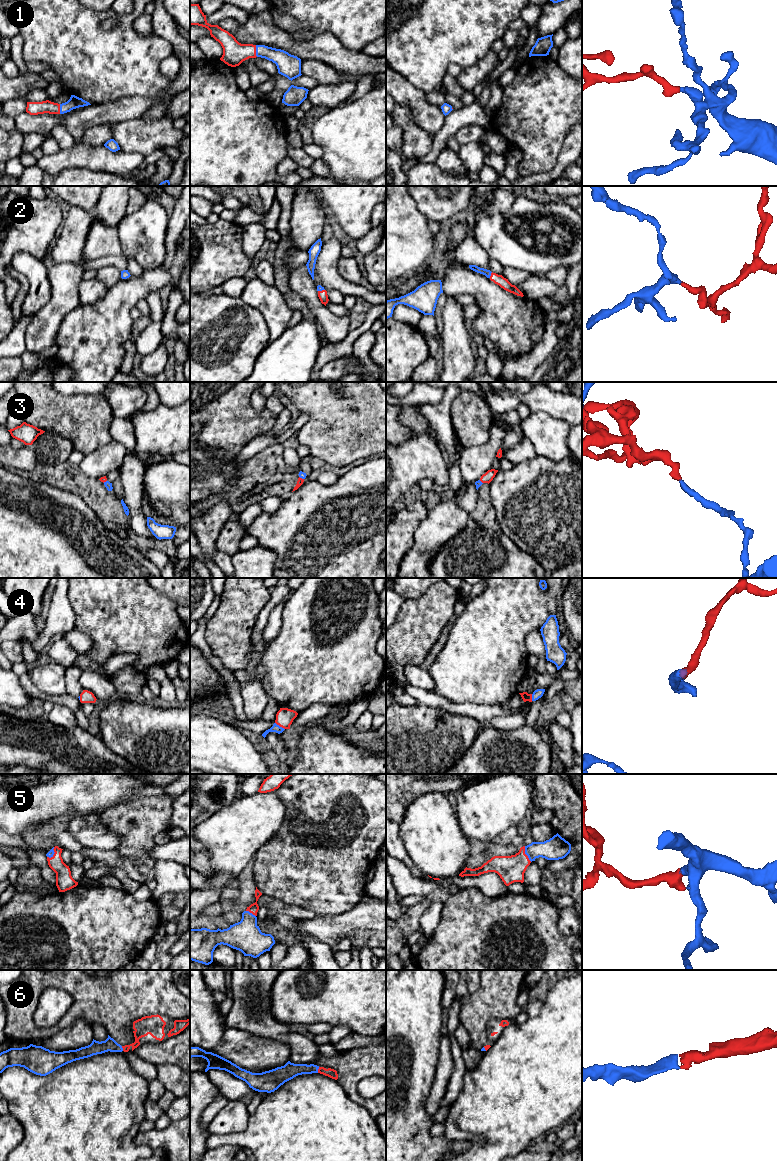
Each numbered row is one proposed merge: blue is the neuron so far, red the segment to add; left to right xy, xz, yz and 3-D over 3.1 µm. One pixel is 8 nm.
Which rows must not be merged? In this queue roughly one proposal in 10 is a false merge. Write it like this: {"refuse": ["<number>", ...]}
{"refuse": []}

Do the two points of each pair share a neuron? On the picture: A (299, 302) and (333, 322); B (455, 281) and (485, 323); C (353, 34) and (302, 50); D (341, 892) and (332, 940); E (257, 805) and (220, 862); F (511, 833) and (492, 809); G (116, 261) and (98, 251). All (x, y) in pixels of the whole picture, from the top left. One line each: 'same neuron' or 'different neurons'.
A: different neurons
B: same neuron
C: different neurons
D: different neurons
E: same neuron
F: different neurons
G: different neurons

